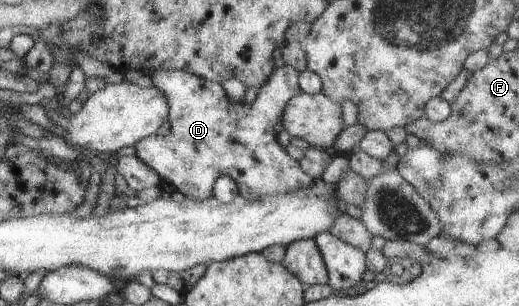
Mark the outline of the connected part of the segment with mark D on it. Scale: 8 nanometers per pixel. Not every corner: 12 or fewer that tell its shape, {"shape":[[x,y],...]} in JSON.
{"shape":[[283,65],[251,103],[154,71],[169,129],[133,147],[191,201],[227,175],[249,201],[313,185],[276,135]]}

